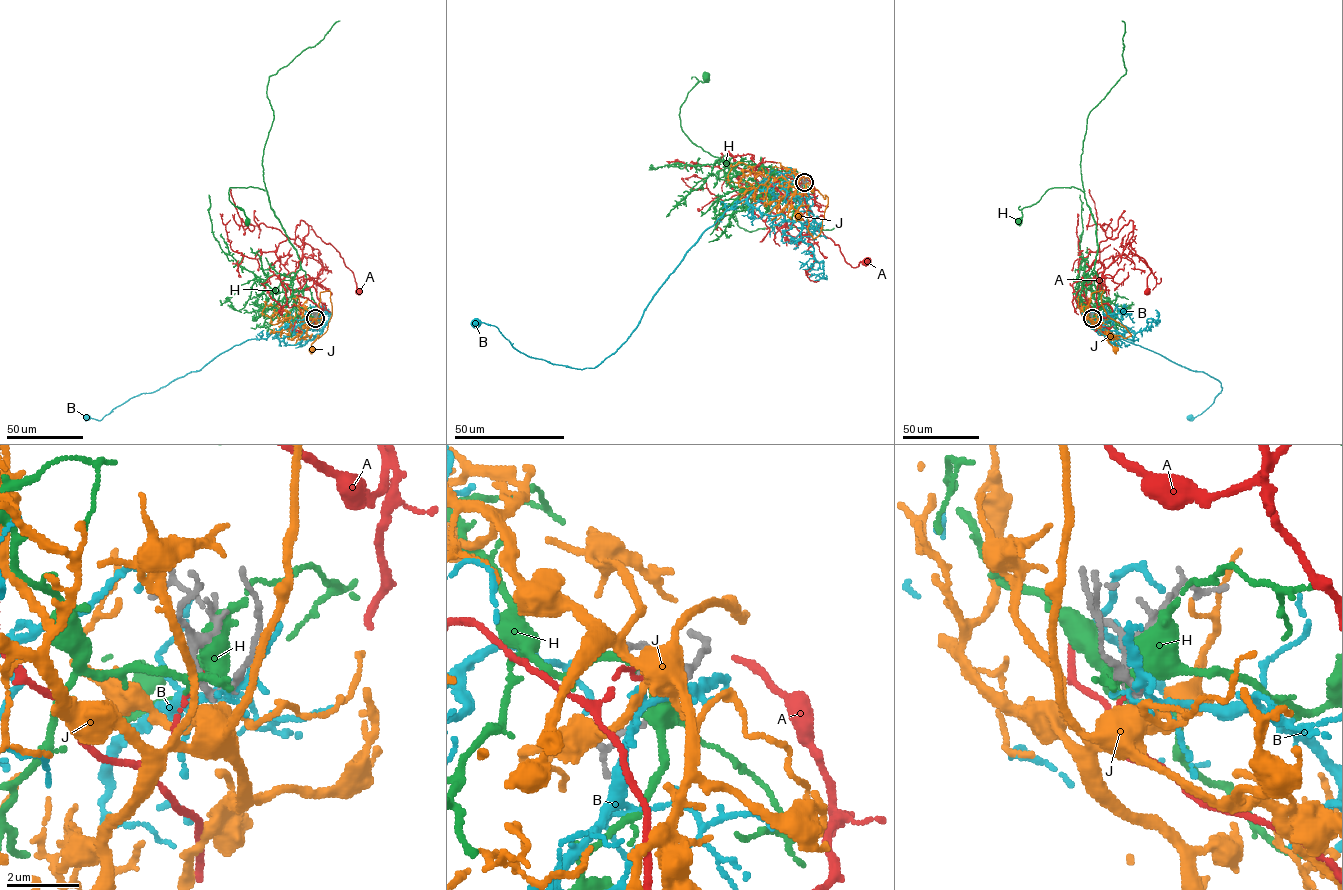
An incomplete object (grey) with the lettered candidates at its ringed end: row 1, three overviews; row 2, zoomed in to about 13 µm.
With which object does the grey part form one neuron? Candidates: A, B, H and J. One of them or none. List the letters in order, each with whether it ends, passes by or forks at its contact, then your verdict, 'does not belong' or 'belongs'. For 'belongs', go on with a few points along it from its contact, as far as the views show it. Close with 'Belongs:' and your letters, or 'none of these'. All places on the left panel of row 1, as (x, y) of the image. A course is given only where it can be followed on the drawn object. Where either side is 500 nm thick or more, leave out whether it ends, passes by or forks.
A: it ends there; does not belong
B: it forks there; does not belong
H: it forks there; does not belong
J: it forks there; belongs; it runs (316, 317), (320, 294), (329, 290), (332, 314), (326, 331), (318, 338), (317, 335), (312, 349)
Belongs: J

